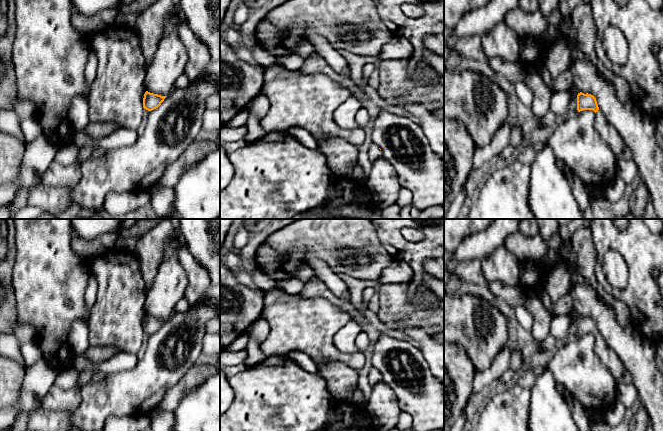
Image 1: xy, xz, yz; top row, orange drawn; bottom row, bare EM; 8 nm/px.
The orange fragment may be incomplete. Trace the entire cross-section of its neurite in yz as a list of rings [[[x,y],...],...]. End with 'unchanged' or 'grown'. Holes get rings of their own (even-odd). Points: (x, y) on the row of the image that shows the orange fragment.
[[[582,92],[577,95],[577,110],[593,110],[595,112],[595,127],[600,136],[610,145],[617,160],[629,160],[633,158],[632,151],[623,142],[616,128],[611,125],[604,117],[603,112],[599,109],[596,98],[591,94]]] | grown

